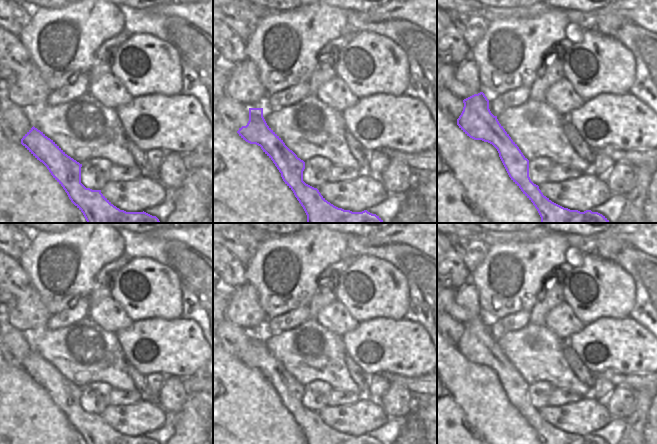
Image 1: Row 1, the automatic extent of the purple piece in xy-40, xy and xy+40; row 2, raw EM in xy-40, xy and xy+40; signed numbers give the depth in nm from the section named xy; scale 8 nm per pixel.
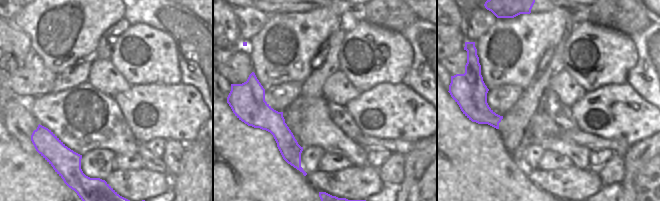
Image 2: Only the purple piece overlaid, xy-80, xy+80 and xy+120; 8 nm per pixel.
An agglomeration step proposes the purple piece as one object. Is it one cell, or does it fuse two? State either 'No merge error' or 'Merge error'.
No merge error

